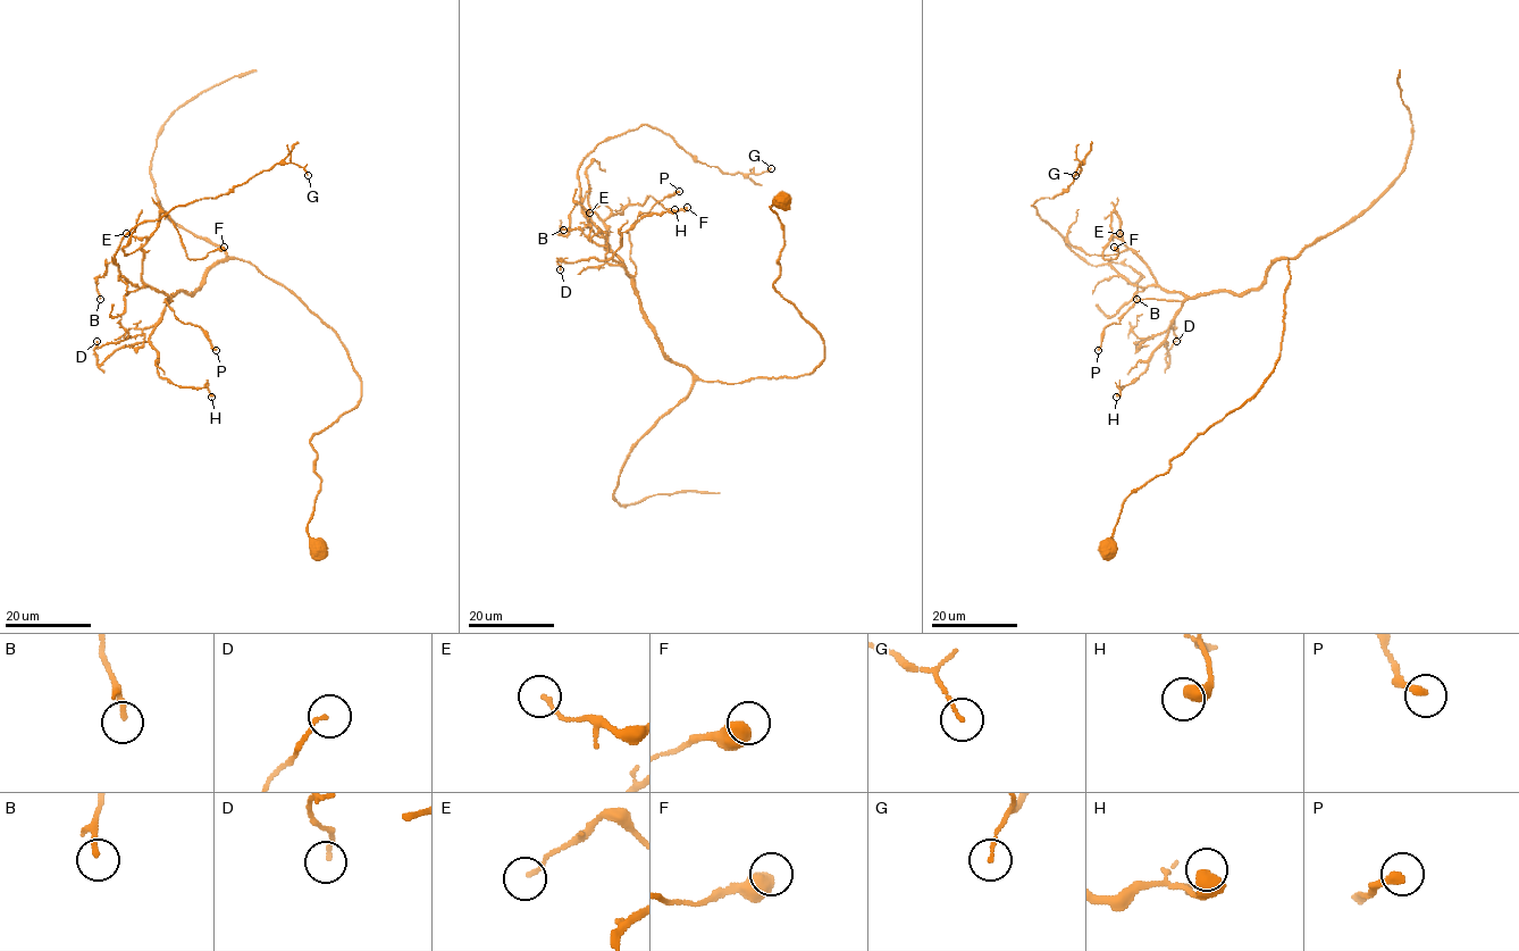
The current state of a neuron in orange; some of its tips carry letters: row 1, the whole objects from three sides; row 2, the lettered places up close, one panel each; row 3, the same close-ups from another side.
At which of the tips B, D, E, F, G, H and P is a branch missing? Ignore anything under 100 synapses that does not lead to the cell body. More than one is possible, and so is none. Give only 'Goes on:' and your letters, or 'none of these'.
Goes on: none of these

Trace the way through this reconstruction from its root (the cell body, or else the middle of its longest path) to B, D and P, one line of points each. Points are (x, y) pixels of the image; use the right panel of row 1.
B: (1108, 547), (1123, 502), (1273, 370), (1287, 260), (1257, 288), (1194, 297), (1112, 263), (1142, 275), (1136, 299)
D: (1108, 547), (1123, 502), (1273, 370), (1287, 260), (1242, 293), (1189, 298), (1168, 331), (1168, 364), (1176, 341)
P: (1108, 547), (1123, 502), (1273, 370), (1287, 260), (1239, 294), (1138, 300), (1098, 350)

